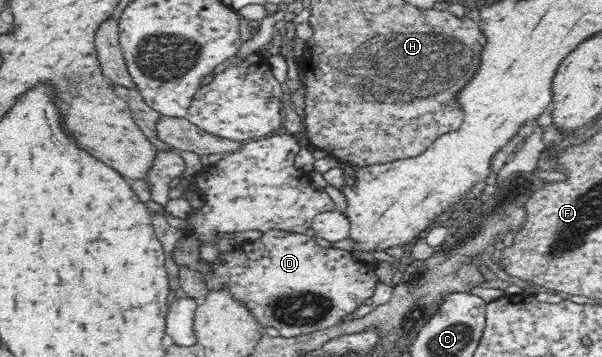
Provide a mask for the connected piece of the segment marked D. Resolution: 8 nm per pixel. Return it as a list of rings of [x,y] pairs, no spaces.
[[[293,230],[264,231],[261,239],[245,241],[236,245],[232,251],[219,252],[217,261],[206,261],[206,264],[208,270],[203,273],[203,281],[208,293],[226,289],[231,299],[248,309],[261,330],[273,327],[285,338],[299,337],[341,323],[343,317],[351,315],[367,298],[372,297],[379,283],[375,265],[353,259],[352,251],[321,247],[313,237]]]

